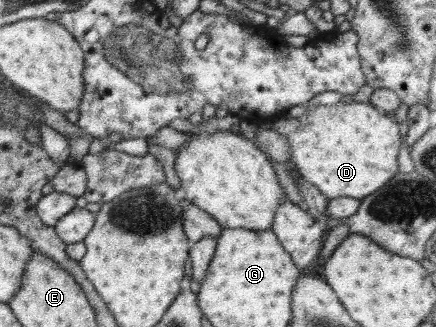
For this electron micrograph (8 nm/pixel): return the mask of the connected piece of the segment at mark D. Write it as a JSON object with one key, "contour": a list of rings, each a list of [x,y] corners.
{"contour":[[[340,101],[329,106],[320,104],[300,117],[276,118],[269,127],[288,138],[296,172],[312,185],[316,185],[329,200],[345,196],[362,201],[364,197],[382,189],[388,180],[399,173],[397,157],[402,144],[400,125],[393,119],[392,114],[380,112],[372,104],[355,101]]]}

